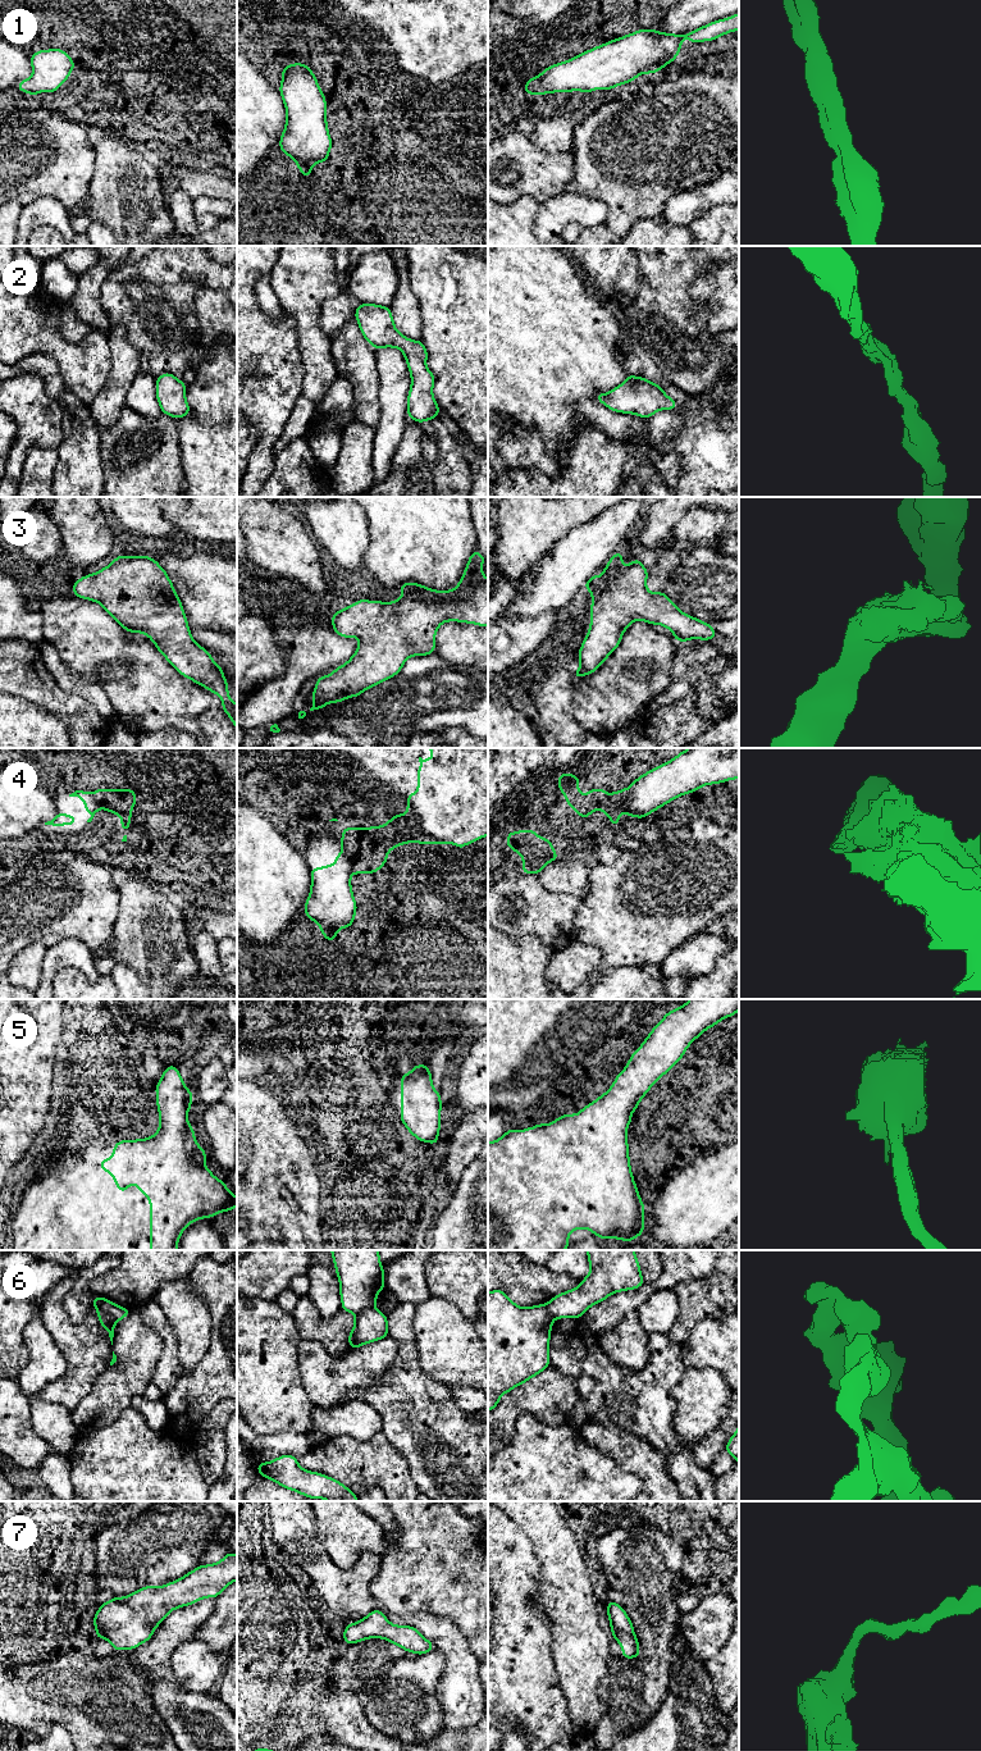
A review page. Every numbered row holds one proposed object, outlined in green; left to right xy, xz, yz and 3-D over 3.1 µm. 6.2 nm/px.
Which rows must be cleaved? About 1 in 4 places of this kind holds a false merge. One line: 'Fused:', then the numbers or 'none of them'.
Fused: 4, 6

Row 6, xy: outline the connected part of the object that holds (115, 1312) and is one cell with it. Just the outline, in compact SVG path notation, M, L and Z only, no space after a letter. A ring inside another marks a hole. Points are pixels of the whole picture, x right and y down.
M93 1296L93 1304L106 1312L115 1322L131 1314L131 1310L119 1307L105 1298Z

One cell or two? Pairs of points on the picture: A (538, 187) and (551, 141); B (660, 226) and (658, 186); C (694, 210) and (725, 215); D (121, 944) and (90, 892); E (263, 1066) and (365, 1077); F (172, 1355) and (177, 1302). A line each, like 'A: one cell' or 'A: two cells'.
A: one cell
B: two cells
C: two cells
D: two cells
E: one cell
F: two cells

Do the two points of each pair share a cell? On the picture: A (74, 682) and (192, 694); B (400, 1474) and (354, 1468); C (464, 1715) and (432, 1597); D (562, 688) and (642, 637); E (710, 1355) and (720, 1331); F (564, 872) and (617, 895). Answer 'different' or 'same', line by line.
A: different
B: same
C: different
D: different
E: same
F: different

